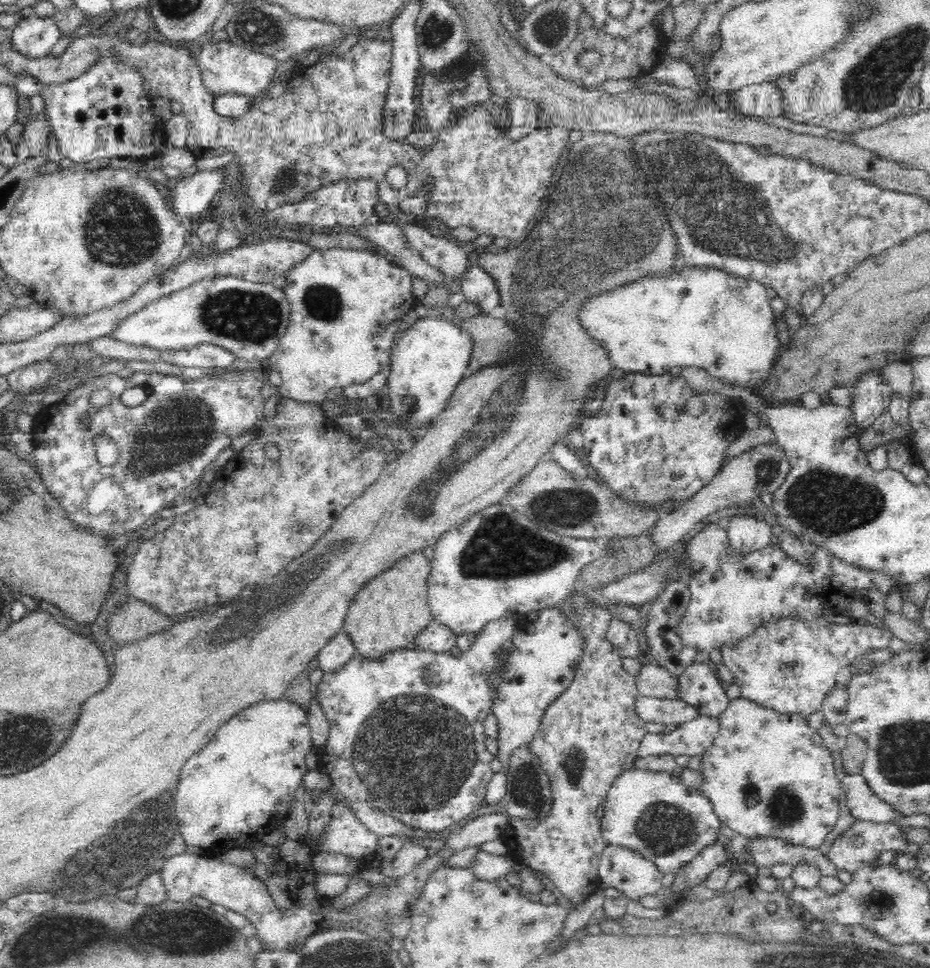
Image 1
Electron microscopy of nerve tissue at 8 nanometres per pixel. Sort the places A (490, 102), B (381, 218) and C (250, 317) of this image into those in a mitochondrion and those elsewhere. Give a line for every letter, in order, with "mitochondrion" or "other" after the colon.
A: other
B: other
C: mitochondrion

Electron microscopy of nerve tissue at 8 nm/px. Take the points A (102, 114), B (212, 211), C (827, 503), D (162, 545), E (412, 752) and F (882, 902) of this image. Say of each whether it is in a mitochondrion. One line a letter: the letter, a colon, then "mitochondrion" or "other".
A: other
B: other
C: mitochondrion
D: other
E: mitochondrion
F: mitochondrion

